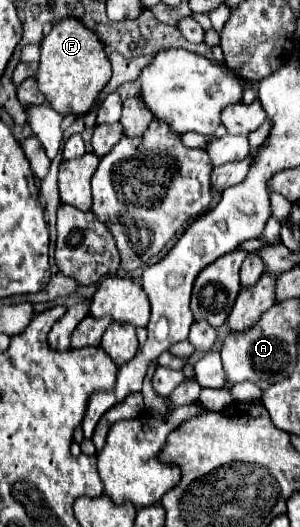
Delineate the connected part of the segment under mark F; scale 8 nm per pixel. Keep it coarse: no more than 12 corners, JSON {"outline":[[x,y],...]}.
{"outline":[[59,21],[37,83],[51,109],[85,115],[111,79],[99,37]]}

